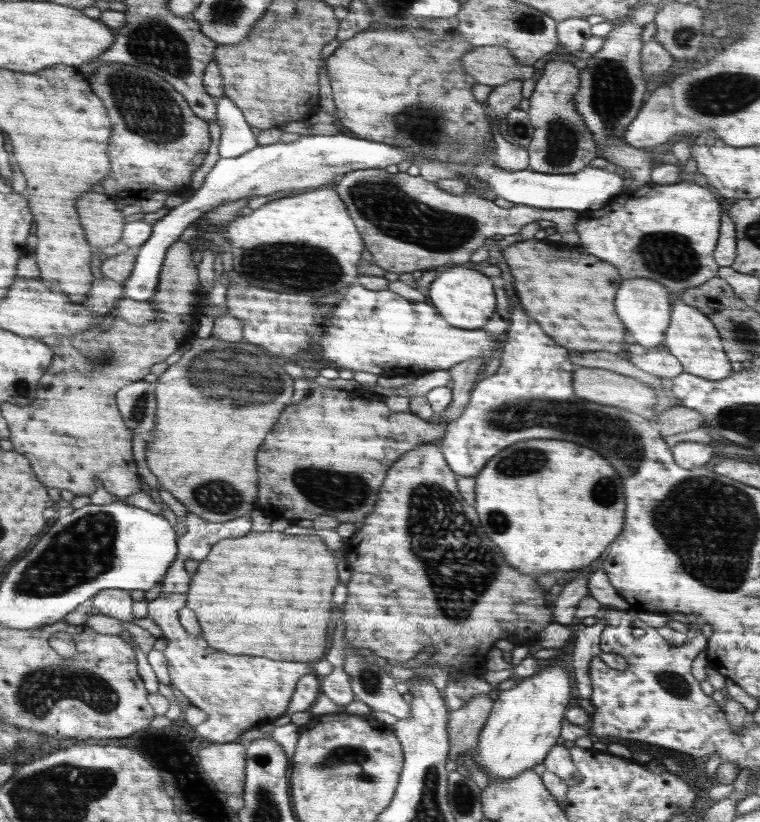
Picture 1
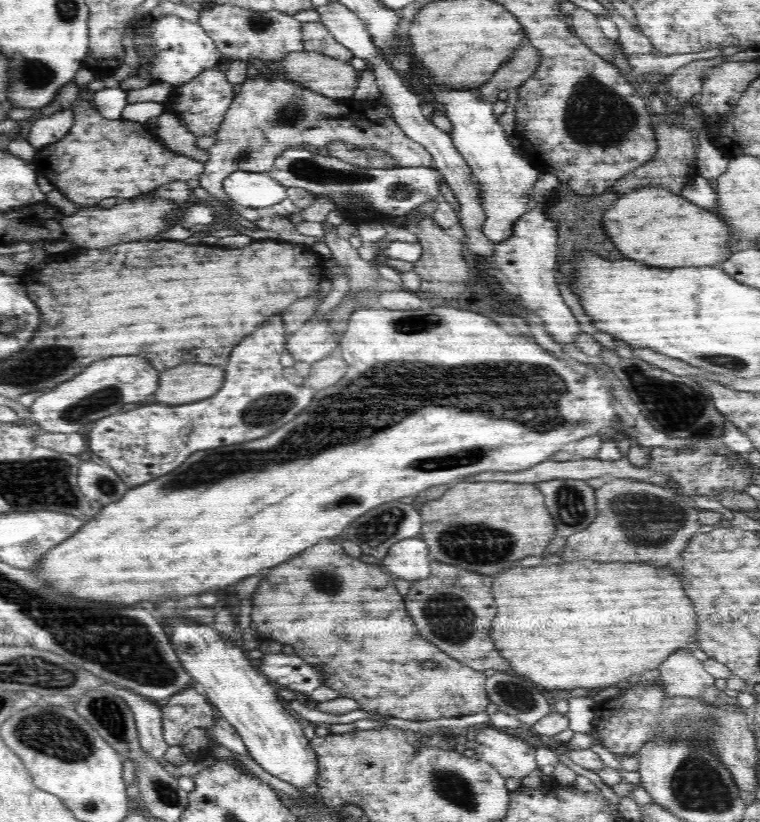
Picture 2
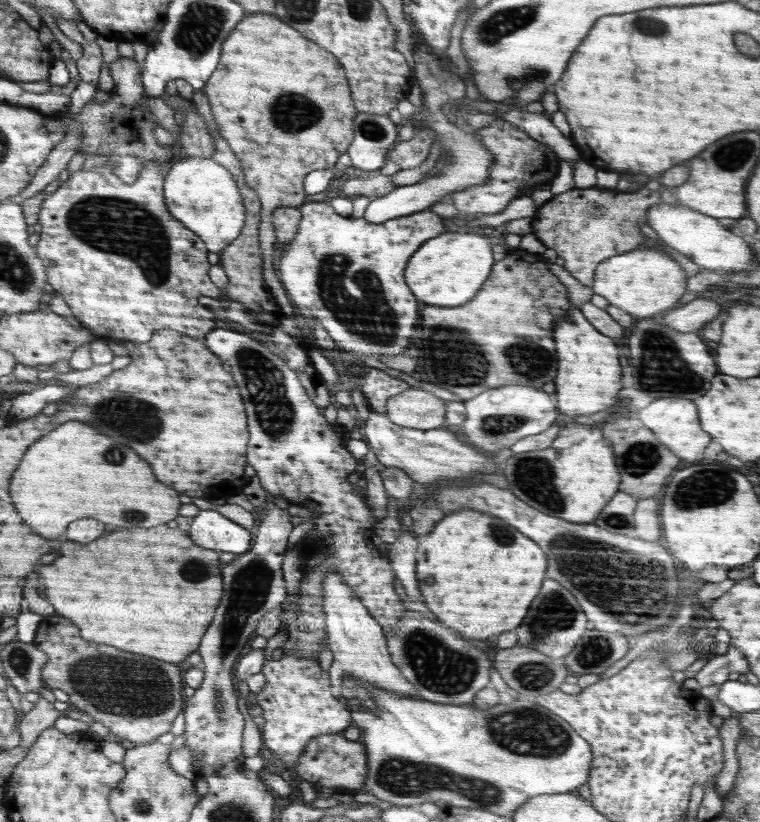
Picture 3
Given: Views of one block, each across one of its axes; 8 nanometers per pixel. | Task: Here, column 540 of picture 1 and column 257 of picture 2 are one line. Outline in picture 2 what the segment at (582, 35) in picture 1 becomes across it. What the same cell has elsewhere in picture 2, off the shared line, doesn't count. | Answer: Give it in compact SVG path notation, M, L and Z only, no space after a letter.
M266 61L265 65L270 70L270 78L261 74L256 78L247 77L240 85L239 93L234 97L230 108L228 108L222 124L216 131L216 142L208 150L208 160L204 163L204 172L196 184L206 189L210 195L227 203L230 210L234 211L236 203L228 199L224 191L223 180L232 172L240 170L246 172L269 172L274 166L274 160L287 148L294 144L310 144L324 148L335 140L344 140L355 146L371 146L374 150L379 150L393 157L398 167L424 166L431 167L433 158L424 146L412 140L404 131L400 129L398 123L393 119L389 106L384 101L384 97L356 99L331 99L322 94L318 94L306 87L300 87L284 75L280 75L282 63L280 61Z

